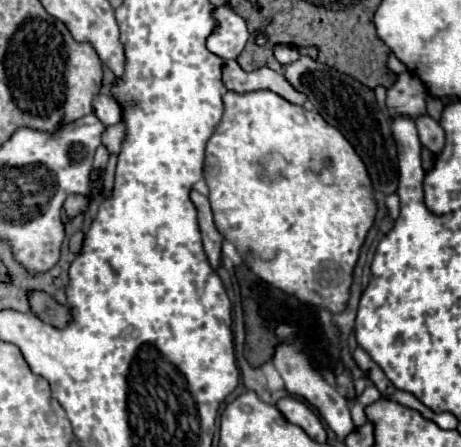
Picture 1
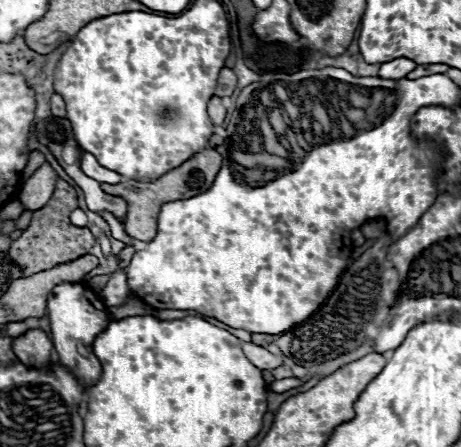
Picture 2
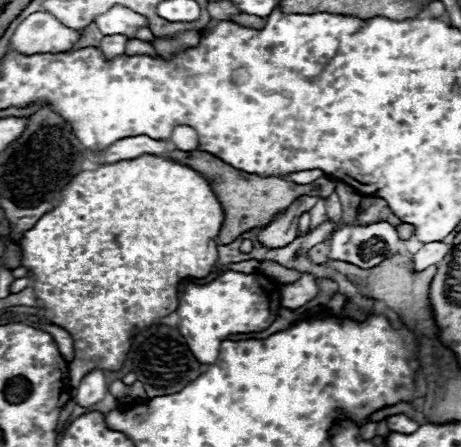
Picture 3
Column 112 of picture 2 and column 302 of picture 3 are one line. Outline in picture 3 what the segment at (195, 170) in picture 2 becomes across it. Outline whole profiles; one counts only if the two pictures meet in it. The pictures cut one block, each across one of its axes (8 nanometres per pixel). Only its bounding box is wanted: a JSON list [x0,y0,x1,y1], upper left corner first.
[168,150,336,244]

